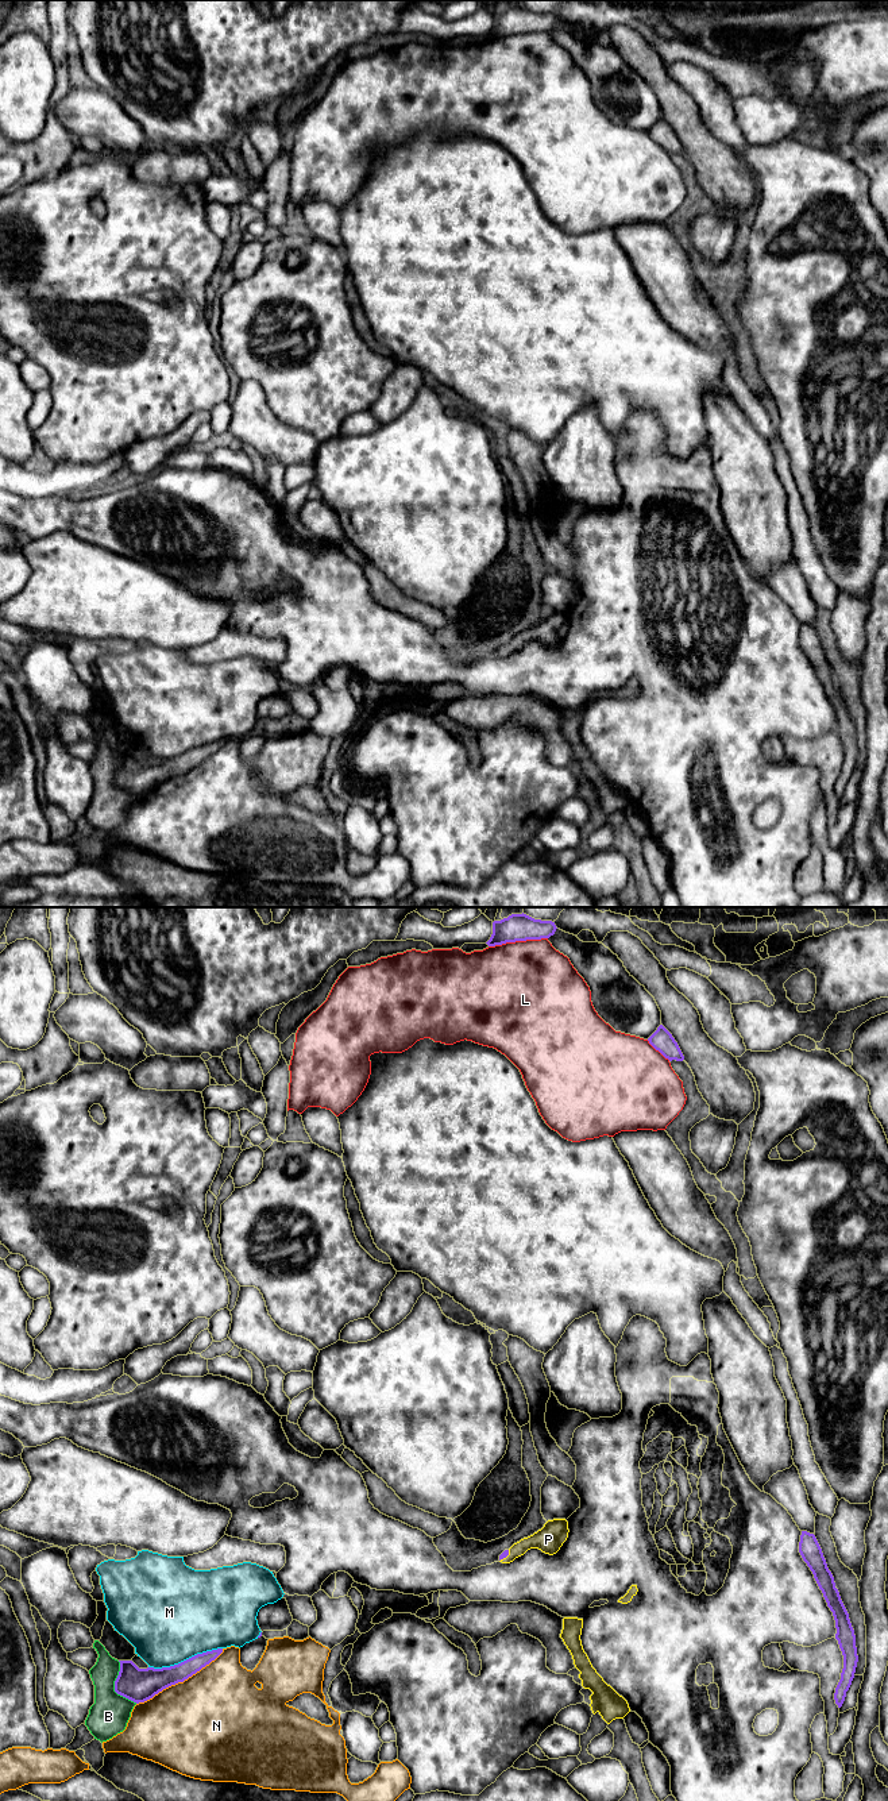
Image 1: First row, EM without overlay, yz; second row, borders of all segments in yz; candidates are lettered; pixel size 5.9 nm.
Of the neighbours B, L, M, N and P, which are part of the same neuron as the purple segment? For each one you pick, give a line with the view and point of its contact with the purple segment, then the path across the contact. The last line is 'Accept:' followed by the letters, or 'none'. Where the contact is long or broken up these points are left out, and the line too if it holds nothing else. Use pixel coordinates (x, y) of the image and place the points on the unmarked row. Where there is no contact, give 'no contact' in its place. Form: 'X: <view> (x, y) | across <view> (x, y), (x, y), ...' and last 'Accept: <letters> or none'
P: yz (505, 650)
Accept: P

